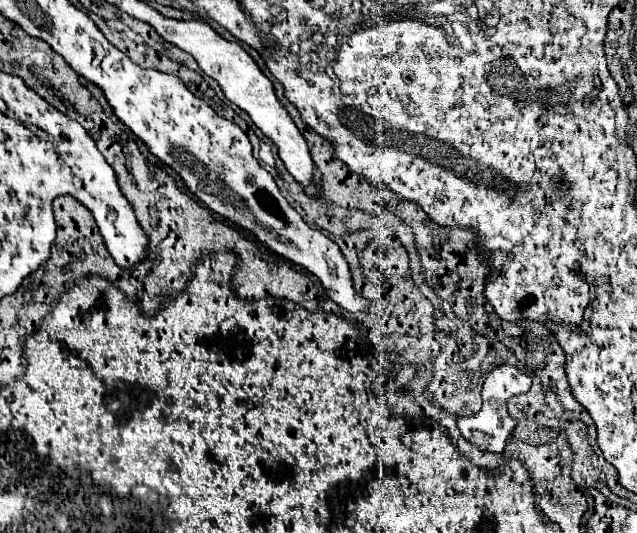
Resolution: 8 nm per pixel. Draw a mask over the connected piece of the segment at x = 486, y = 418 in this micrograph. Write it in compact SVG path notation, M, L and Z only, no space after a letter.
M512 365L494 367L486 375L486 381L484 381L484 387L482 387L482 409L476 415L470 415L470 417L458 417L458 427L460 427L460 433L464 435L464 439L470 441L472 445L476 445L478 449L502 453L506 439L512 435L512 429L514 429L514 427L500 427L500 425L510 423L510 417L508 417L508 411L506 411L506 401L514 395L528 393L530 387L532 387L532 379L528 375L524 375L522 371L518 371L516 367L512 367Z

